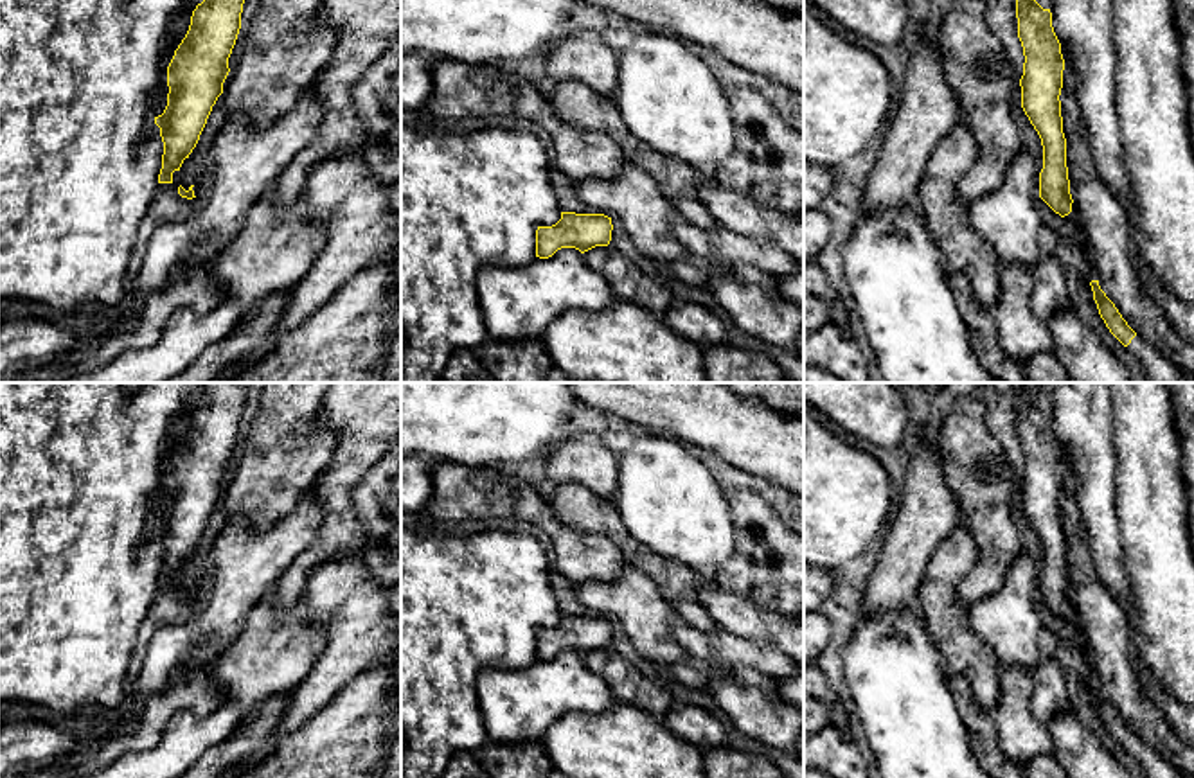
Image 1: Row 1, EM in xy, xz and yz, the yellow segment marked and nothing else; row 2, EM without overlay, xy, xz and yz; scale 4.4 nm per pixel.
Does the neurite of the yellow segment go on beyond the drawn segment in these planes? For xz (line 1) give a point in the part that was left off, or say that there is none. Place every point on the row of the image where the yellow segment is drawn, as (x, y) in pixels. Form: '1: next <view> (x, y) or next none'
1: next none

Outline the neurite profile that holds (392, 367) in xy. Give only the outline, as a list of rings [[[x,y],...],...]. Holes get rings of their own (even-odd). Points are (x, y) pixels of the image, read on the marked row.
[[[401,298],[397,302],[397,311],[390,322],[388,356],[383,367],[383,383],[394,383],[401,374]]]

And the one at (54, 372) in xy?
[[[209,262],[192,266],[185,277],[149,295],[137,320],[81,341],[70,354],[27,372],[18,383],[61,383],[70,376],[104,367],[122,352],[158,343],[167,318],[176,309],[189,307],[196,314],[207,314],[218,300],[219,291],[209,286]]]

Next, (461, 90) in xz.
[[[435,61],[432,68],[433,93],[426,110],[442,120],[466,117],[509,115],[541,126],[557,153],[557,169],[574,183],[593,178],[613,178],[626,164],[624,151],[606,135],[577,129],[559,119],[541,88],[521,75],[491,65],[466,65],[460,61]]]

